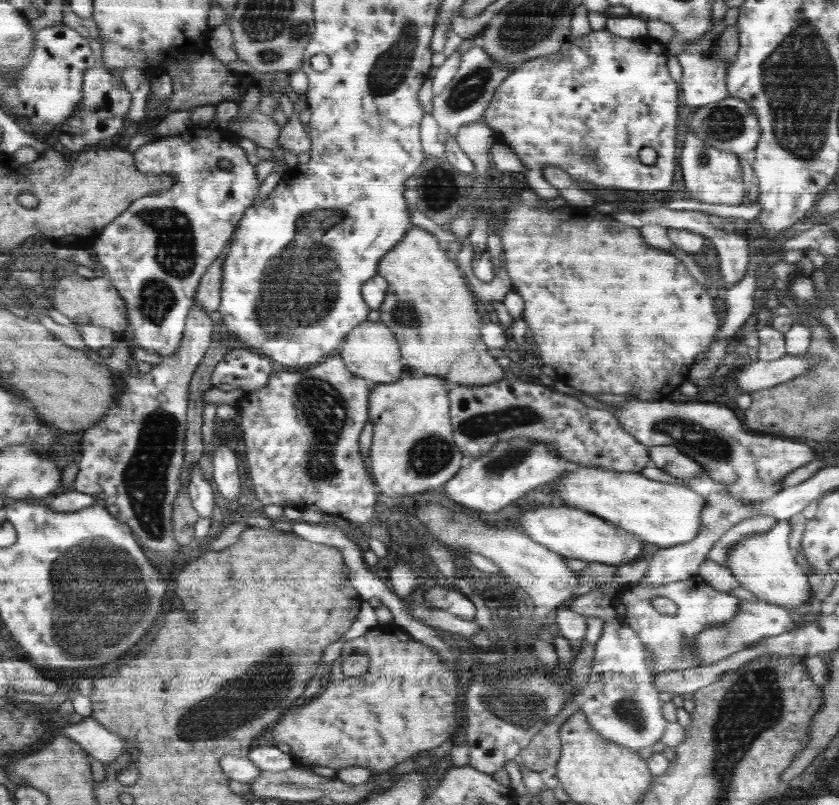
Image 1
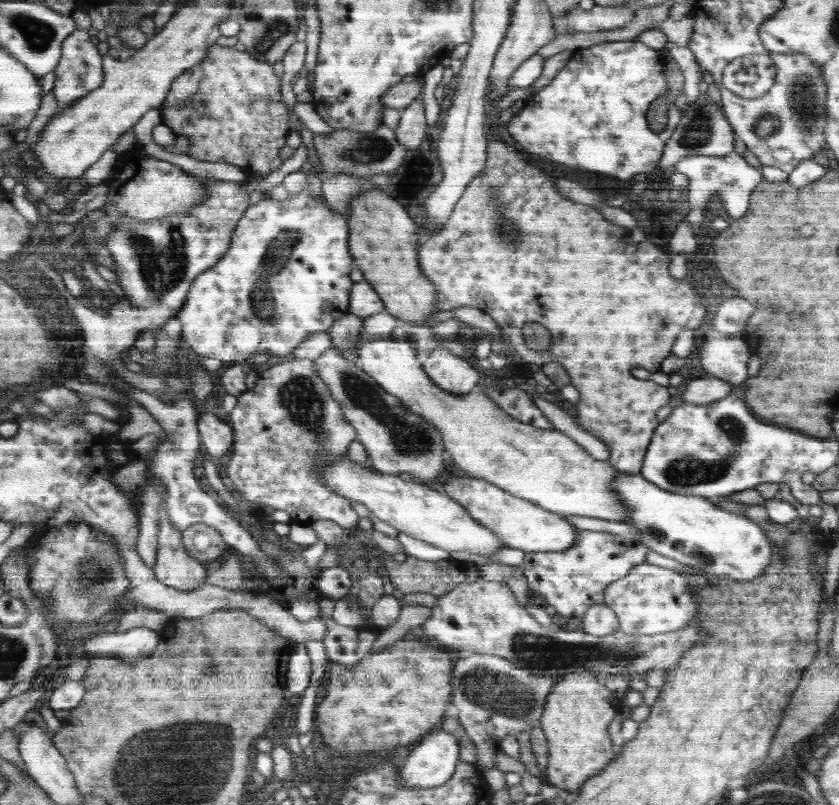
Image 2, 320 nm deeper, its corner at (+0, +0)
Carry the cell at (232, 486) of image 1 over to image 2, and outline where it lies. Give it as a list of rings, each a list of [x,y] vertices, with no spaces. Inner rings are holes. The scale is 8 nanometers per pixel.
[[[202,413],[197,419],[197,429],[201,443],[206,452],[212,456],[222,458],[230,454],[233,443],[233,430],[226,418]]]

